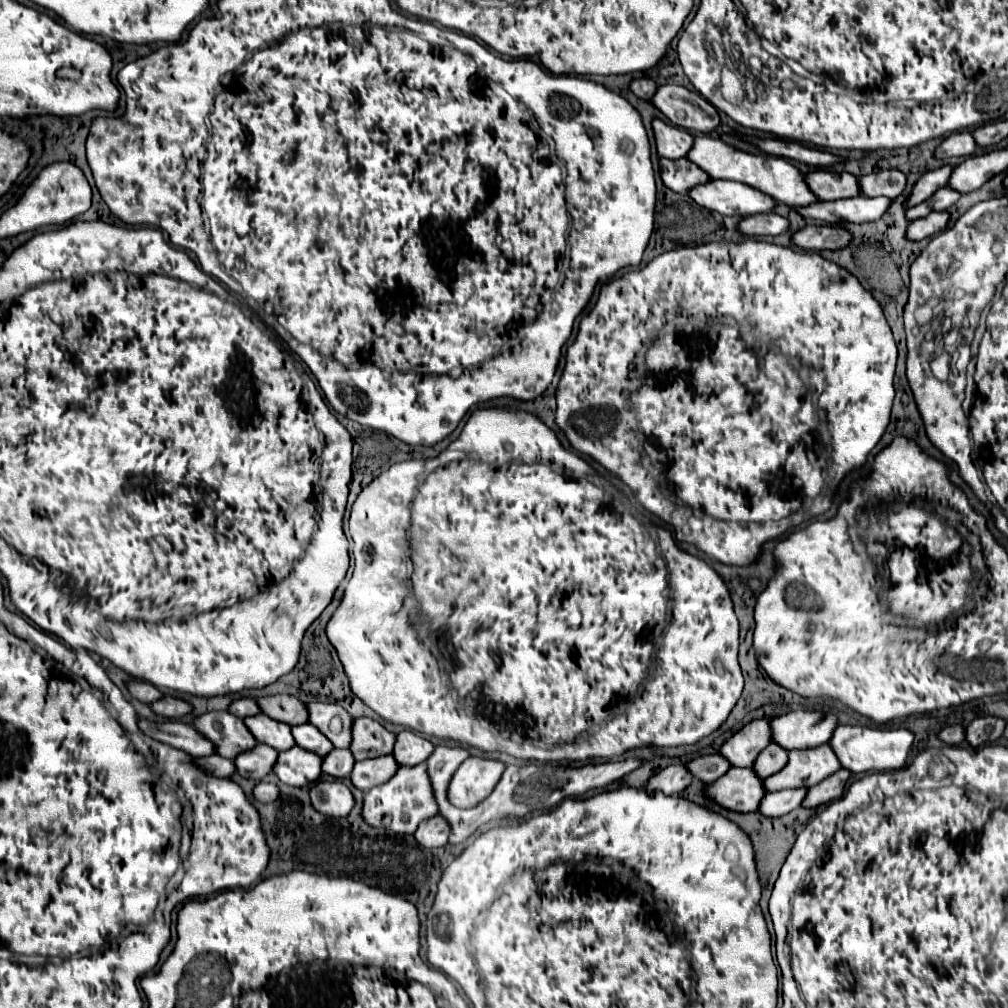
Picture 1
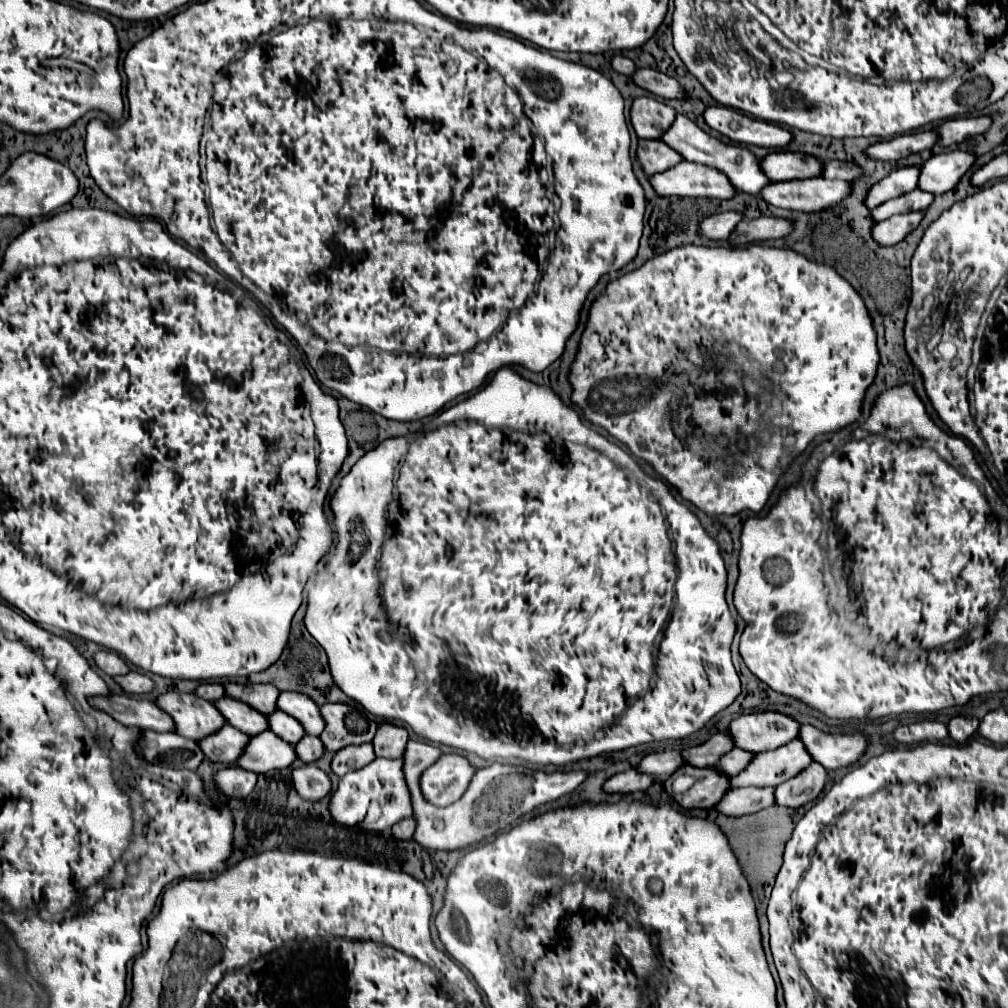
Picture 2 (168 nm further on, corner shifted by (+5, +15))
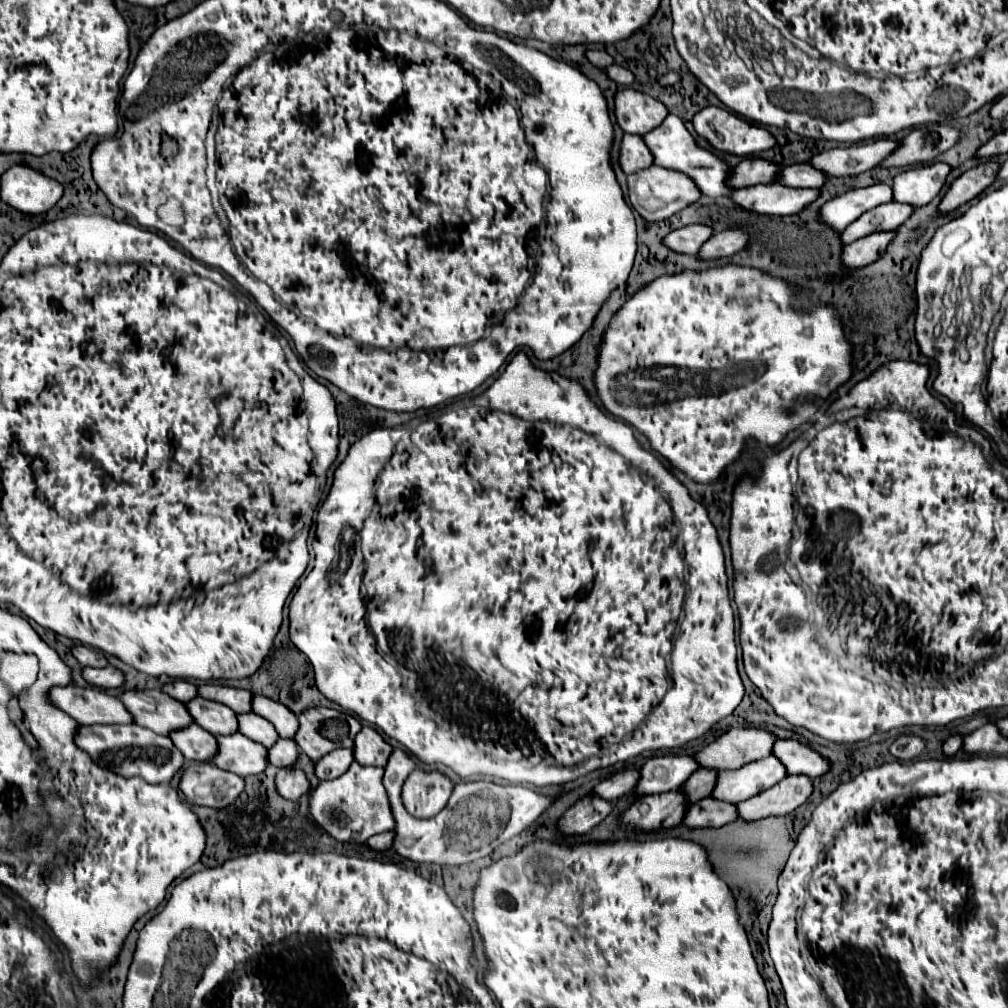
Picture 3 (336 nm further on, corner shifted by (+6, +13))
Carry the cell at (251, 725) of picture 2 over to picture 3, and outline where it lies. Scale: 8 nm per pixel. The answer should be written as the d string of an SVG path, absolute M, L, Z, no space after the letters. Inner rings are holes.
M200 696L192 698L192 702L188 704L188 714L192 714L194 724L198 724L200 728L208 730L210 734L234 734L236 732L236 714L224 706L224 704L216 704L212 700L204 700Z

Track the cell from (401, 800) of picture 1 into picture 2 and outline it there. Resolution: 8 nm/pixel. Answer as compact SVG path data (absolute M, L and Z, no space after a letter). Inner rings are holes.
M377 758L371 764L367 764L361 770L349 772L341 778L337 790L331 794L331 816L347 826L365 826L365 818L369 812L371 802L379 802L381 816L375 824L369 824L369 830L389 830L395 822L409 818L413 814L409 788L405 786L405 772L403 772L403 760L385 760Z

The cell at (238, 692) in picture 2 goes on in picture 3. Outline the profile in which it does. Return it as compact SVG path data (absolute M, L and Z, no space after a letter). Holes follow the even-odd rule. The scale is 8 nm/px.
M198 684L198 696L212 700L212 702L220 702L220 704L232 708L236 714L250 712L252 694L248 690L216 686L216 684Z

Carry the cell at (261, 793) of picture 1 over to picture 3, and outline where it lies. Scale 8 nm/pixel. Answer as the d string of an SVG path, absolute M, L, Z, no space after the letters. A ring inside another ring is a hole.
M194 762L182 770L178 788L190 804L226 808L244 790L244 780L210 762Z

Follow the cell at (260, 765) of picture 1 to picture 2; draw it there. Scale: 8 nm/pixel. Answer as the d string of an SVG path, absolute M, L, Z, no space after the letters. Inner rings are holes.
M227 726L203 738L199 746L205 752L205 756L213 762L235 764L237 756L241 756L241 748L245 748L247 742L249 742L249 736L245 736L243 732L237 732L237 728L233 726Z

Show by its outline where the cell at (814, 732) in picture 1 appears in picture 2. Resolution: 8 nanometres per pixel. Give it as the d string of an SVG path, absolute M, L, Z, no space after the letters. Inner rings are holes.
M771 710L741 714L729 726L735 746L753 754L775 750L787 744L789 740L797 738L799 728L801 724L795 718Z

